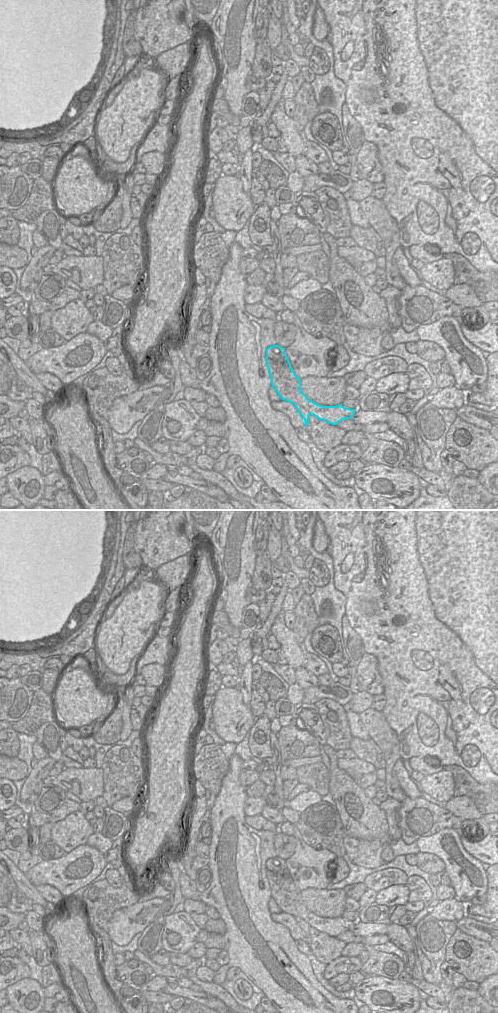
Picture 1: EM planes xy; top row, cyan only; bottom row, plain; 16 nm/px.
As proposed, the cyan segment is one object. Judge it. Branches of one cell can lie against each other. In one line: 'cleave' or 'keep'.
cleave

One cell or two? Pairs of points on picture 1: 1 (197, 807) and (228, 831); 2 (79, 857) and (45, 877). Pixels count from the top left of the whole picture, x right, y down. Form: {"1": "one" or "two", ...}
{"1": "two", "2": "one"}

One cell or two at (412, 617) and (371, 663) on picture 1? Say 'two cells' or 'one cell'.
two cells

